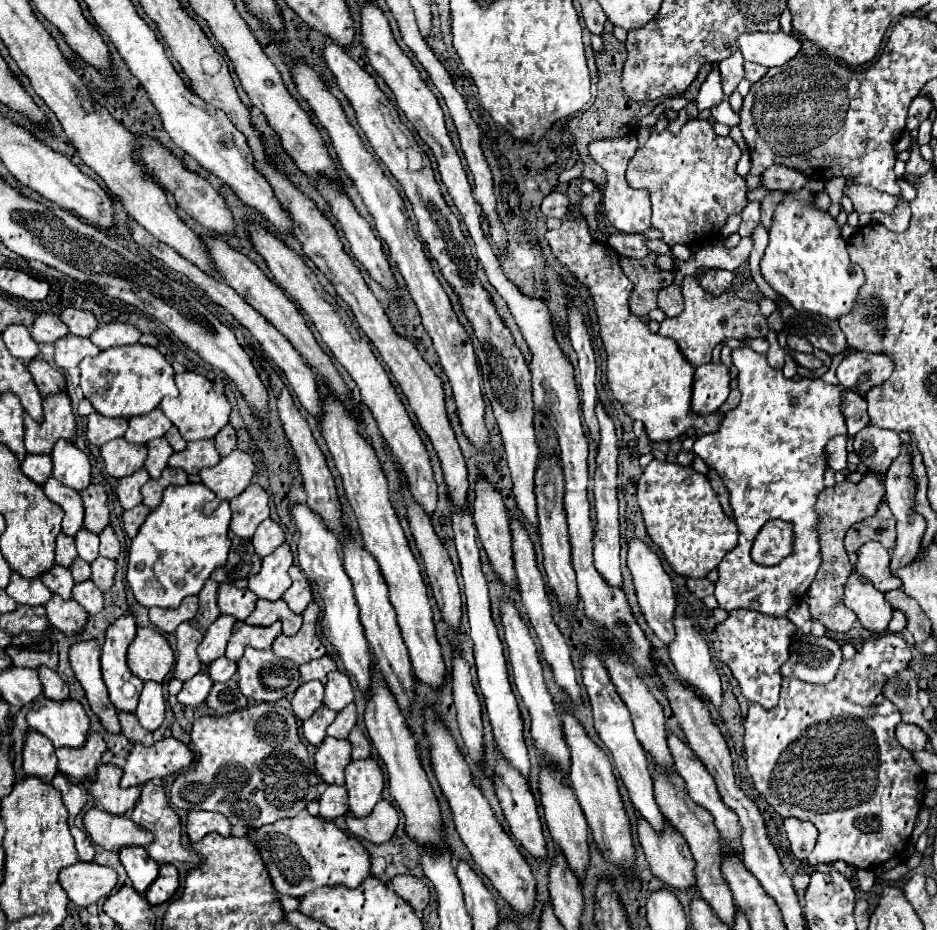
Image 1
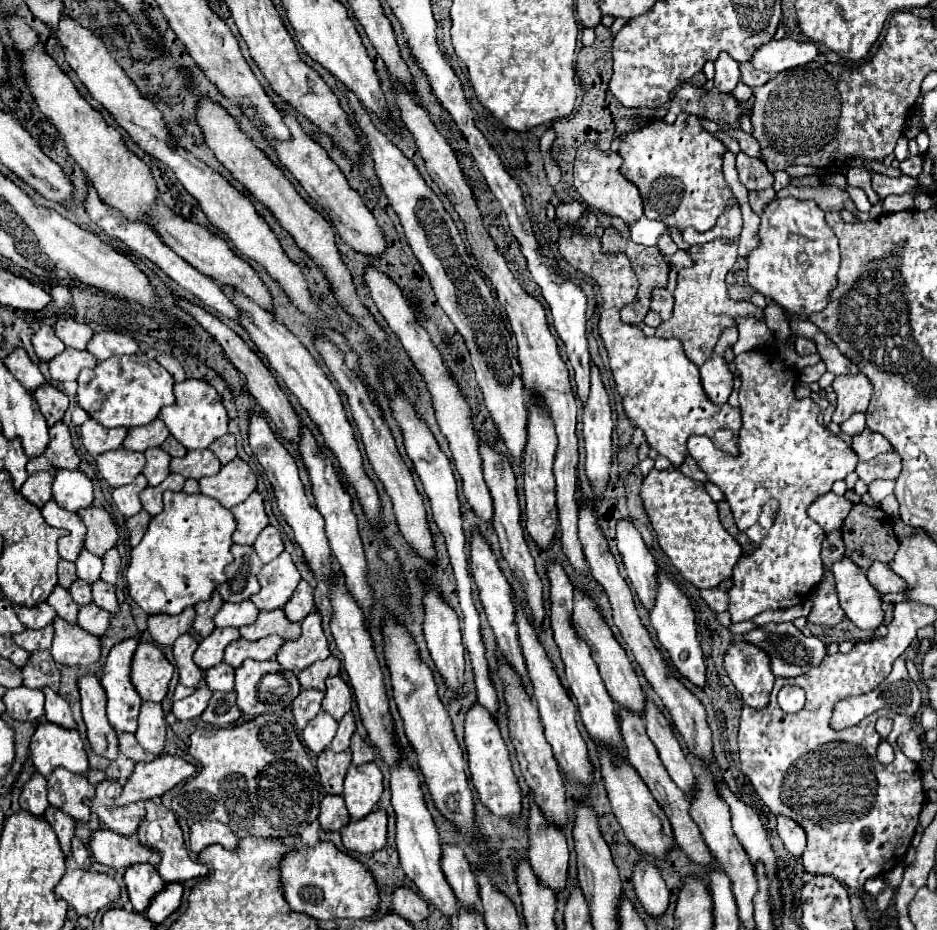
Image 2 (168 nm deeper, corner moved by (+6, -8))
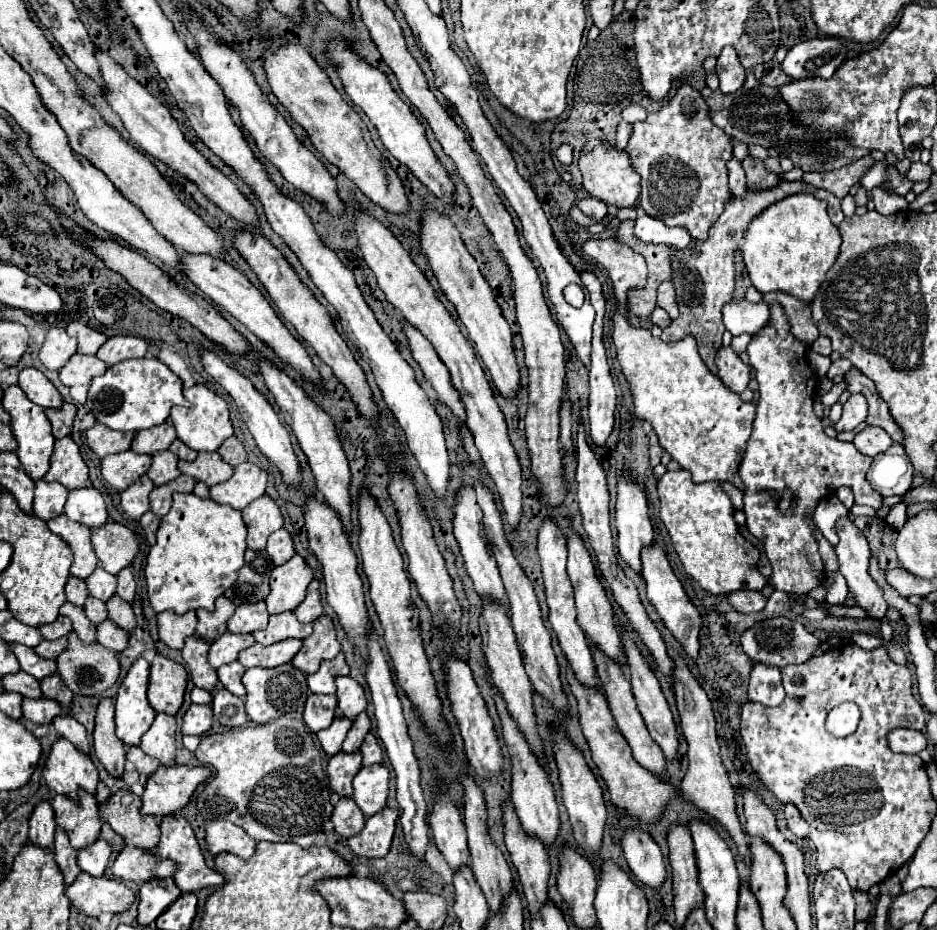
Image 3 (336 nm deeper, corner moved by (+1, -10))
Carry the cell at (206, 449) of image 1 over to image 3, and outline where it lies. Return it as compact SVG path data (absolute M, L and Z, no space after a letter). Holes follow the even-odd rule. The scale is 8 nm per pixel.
M199 452L193 462L179 460L179 470L205 482L207 486L221 484L233 476L233 468L217 452Z

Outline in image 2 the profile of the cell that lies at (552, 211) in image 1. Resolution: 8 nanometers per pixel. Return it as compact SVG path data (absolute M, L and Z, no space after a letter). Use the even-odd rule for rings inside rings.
M562 202L562 204L558 204L558 208L556 208L556 216L558 216L558 220L560 220L562 224L576 222L582 212L584 212L584 206L582 206L580 202L570 202L570 204Z

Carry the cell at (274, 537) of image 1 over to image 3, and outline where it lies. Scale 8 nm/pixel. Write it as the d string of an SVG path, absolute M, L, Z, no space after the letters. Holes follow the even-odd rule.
M281 528L281 530L277 530L275 534L269 536L267 552L269 552L269 556L271 556L271 560L275 564L285 564L289 558L295 556L293 540L291 540L291 536L289 536L289 532L285 528Z

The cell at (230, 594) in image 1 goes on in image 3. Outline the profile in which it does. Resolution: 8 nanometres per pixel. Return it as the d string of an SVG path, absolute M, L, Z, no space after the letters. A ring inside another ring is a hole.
M255 602L255 604L243 604L235 610L235 614L229 618L227 622L227 630L233 634L241 634L241 632L255 632L255 630L263 630L269 622L269 614L265 608L265 602Z

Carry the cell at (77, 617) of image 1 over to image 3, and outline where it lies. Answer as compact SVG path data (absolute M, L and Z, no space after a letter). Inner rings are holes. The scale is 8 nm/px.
M75 632L69 634L69 646L67 646L65 654L61 654L57 658L57 666L59 666L61 680L69 686L69 690L73 690L75 694L81 694L81 696L101 694L103 690L111 688L121 674L121 666L119 666L119 660L113 650L103 648L101 644L83 644Z

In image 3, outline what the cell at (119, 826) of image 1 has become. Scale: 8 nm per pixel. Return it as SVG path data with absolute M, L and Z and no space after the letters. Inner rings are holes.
M125 846L115 858L113 876L119 880L131 880L137 884L149 882L149 878L169 878L175 874L177 864L173 860L157 858L153 852L145 852L135 846Z

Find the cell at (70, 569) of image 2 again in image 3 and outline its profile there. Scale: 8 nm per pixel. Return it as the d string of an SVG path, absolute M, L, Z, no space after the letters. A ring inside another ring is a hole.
M71 576L71 578L67 580L67 586L65 586L65 596L67 596L67 602L83 608L85 598L89 596L89 594L87 594L87 586L85 586L85 580Z

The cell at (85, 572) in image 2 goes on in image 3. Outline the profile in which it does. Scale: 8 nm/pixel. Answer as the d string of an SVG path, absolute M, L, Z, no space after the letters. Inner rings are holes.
M95 568L95 572L87 578L87 590L93 598L107 602L115 594L117 578L113 574L107 574L103 568Z

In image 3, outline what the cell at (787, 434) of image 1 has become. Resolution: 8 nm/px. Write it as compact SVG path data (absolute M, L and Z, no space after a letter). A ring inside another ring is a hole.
M777 302L769 304L769 310L769 322L747 346L749 364L759 382L759 400L753 434L747 442L739 476L745 484L747 530L763 542L773 566L769 584L775 590L801 596L817 584L823 584L825 578L817 540L813 538L815 524L805 518L805 510L815 510L817 502L831 496L839 486L853 488L857 504L867 504L875 510L883 506L883 496L867 482L866 473L873 458L861 454L851 442L825 436L821 420L813 412L817 378L805 358L809 344L791 334L791 324ZM785 486L797 494L797 510L781 514L779 502L773 500L769 492L783 492Z

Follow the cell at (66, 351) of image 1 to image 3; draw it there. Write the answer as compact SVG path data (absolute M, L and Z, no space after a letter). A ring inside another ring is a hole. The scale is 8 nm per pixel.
M75 354L71 360L61 368L59 378L65 386L77 386L77 384L91 384L95 376L105 374L107 364L99 360L97 356L85 356L85 354Z

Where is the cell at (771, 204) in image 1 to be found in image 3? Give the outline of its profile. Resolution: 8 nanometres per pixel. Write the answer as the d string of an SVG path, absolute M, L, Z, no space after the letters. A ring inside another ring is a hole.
M751 154L743 160L743 168L747 174L747 184L751 190L767 190L779 184L777 174L765 168L765 164L759 158L753 158Z

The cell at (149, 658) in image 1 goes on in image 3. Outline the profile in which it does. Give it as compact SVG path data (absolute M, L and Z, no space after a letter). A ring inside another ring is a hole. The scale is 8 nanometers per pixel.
M157 654L151 664L151 678L149 678L149 702L155 712L175 716L183 704L183 696L187 690L187 670Z

